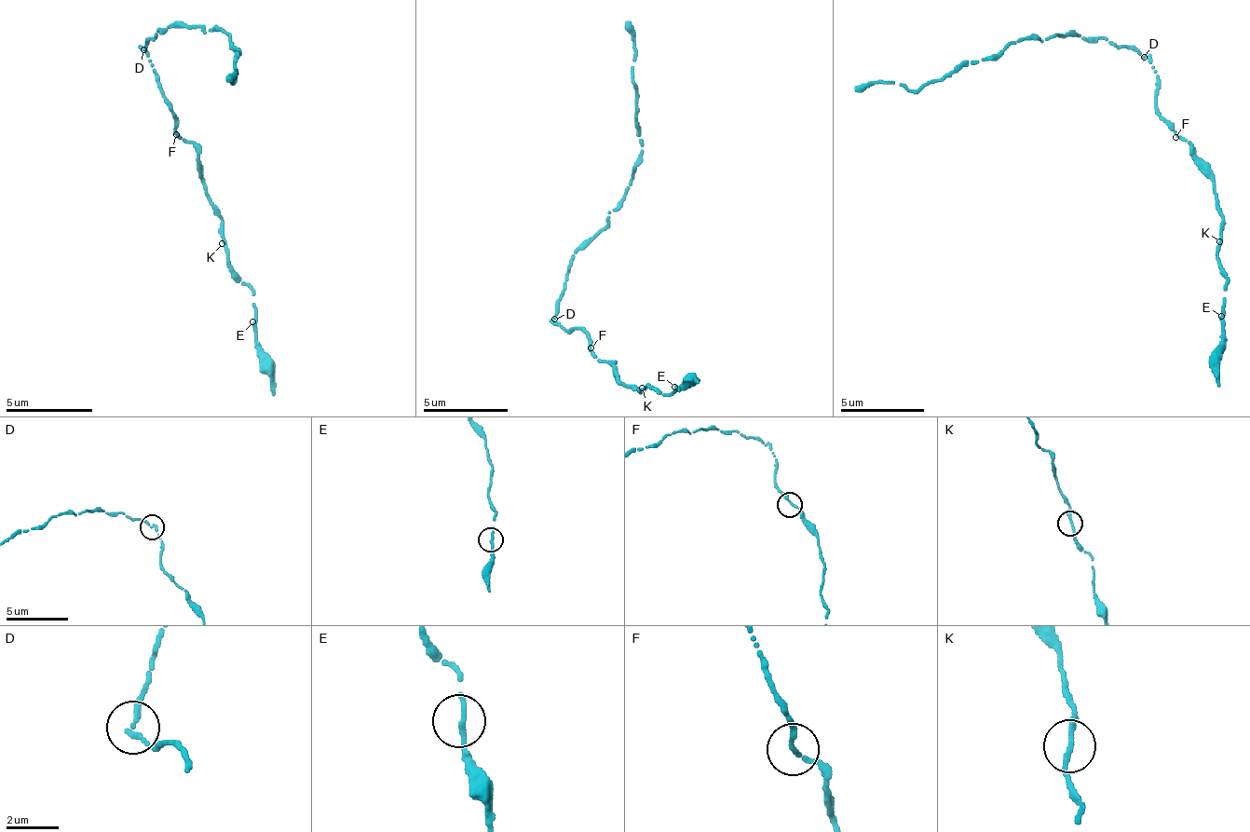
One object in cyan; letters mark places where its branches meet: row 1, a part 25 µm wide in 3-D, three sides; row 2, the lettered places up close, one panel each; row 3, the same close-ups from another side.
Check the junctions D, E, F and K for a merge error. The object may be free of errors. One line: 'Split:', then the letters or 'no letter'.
Split: no letter

